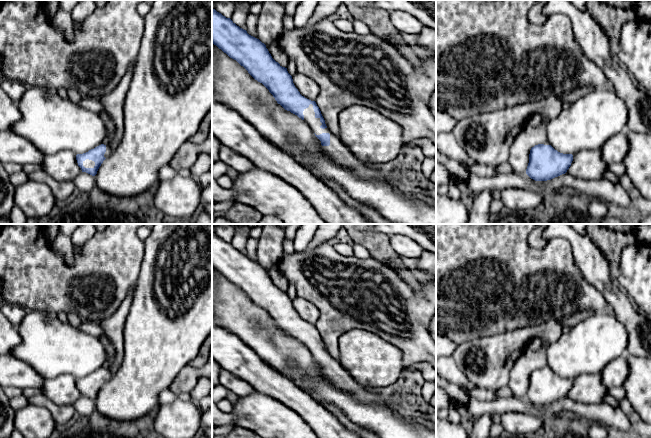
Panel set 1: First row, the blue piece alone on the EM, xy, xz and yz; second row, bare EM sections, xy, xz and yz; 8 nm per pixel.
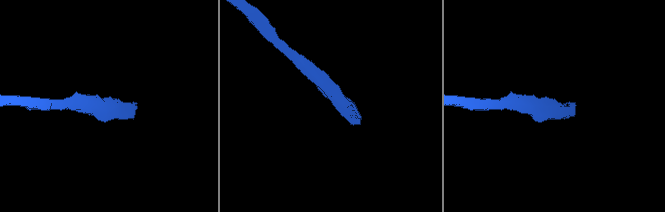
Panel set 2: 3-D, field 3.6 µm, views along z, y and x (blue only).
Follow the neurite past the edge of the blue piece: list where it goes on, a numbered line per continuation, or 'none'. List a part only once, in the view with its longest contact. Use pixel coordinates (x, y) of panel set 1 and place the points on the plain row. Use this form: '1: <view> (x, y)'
1: xz (337, 375)

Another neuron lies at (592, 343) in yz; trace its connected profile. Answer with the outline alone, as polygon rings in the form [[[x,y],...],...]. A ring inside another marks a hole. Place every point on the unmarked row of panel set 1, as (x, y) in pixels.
[[[594,313],[575,324],[545,349],[547,366],[558,376],[574,378],[582,374],[600,374],[612,360],[627,353],[629,337],[626,328],[613,315]]]

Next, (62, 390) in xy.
[[[61,375],[53,379],[46,379],[40,389],[44,396],[58,405],[73,405],[82,397],[76,379],[72,375]]]

